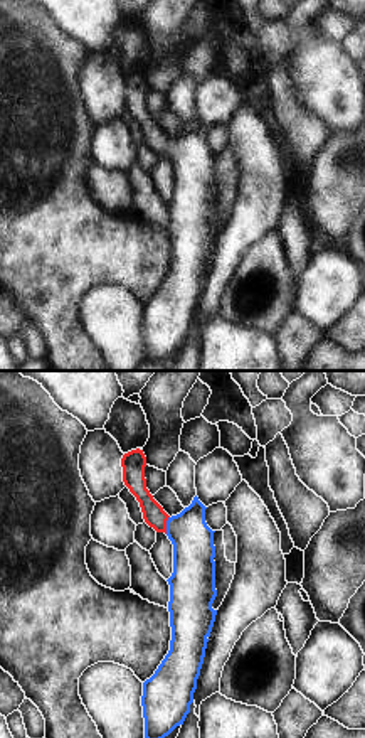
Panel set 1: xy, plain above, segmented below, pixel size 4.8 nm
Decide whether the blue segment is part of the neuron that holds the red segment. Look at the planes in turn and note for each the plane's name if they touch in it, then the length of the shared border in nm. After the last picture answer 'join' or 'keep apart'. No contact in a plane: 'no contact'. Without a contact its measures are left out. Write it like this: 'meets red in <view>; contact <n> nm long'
meets red in xy; contact 90 nm long

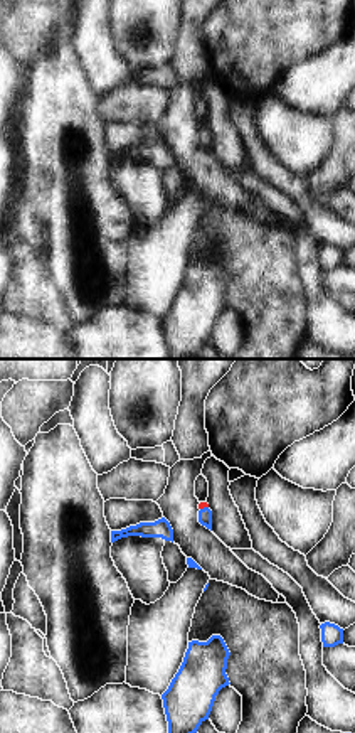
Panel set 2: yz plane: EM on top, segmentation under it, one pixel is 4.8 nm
meets red in yz; contact 40 nm long

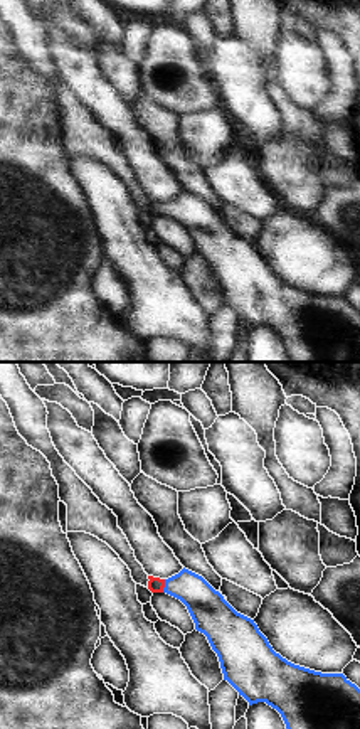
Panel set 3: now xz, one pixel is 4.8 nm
meets red in xz; contact 70 nm long

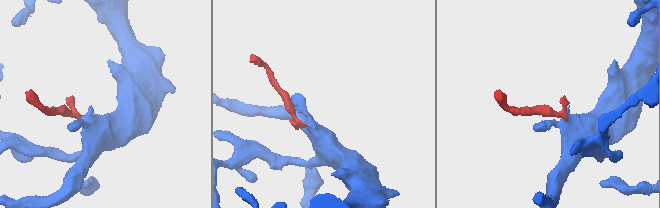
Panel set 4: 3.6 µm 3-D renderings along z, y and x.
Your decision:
join

